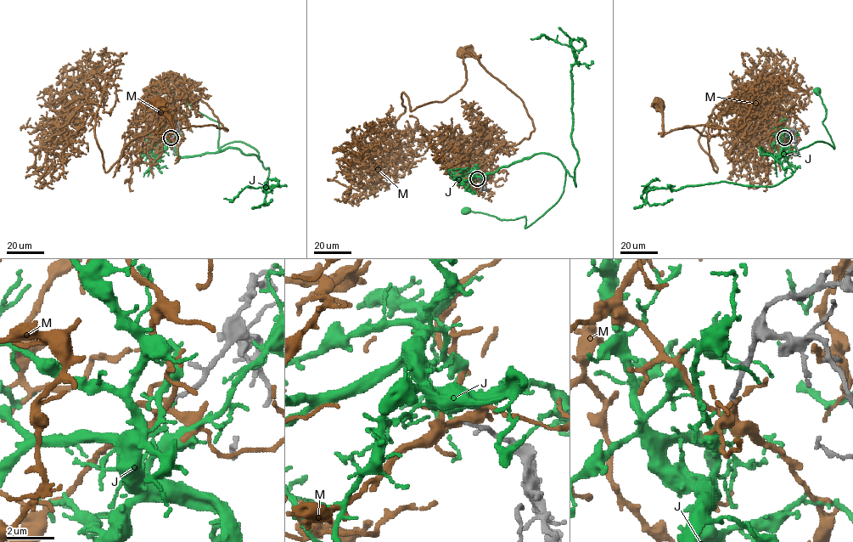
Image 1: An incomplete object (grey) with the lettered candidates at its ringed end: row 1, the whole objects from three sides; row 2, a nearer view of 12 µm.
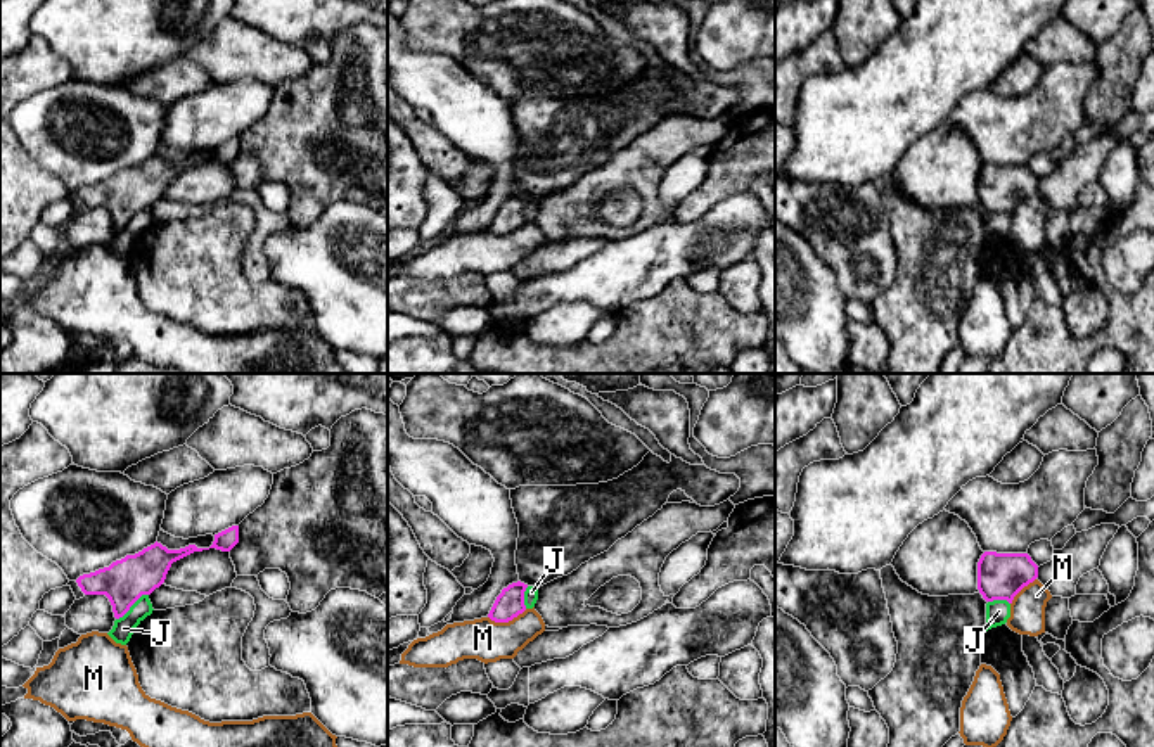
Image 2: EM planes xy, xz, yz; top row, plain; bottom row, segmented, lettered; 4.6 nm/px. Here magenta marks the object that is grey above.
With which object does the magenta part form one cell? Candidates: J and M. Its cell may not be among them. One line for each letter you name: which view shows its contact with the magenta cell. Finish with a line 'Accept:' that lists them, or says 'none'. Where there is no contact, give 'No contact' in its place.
Accept: none

